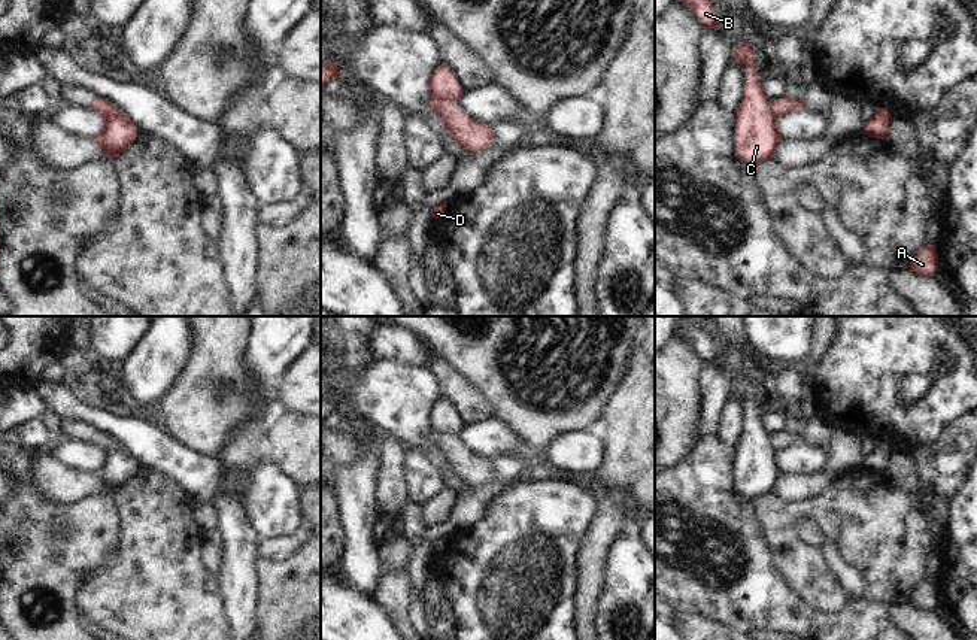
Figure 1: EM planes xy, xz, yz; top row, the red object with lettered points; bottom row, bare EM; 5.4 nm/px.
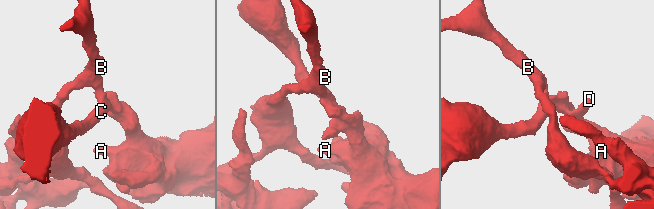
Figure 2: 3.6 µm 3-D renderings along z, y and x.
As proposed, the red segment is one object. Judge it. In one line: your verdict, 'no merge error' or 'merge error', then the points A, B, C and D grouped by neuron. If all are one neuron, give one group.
merge error | A D / B C

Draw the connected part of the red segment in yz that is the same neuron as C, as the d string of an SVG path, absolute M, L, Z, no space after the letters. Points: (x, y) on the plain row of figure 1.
M746 374L737 379L732 397L744 398L747 409L737 445L735 488L741 497L758 500L765 494L774 494L782 468L773 439L765 431L755 388Z

